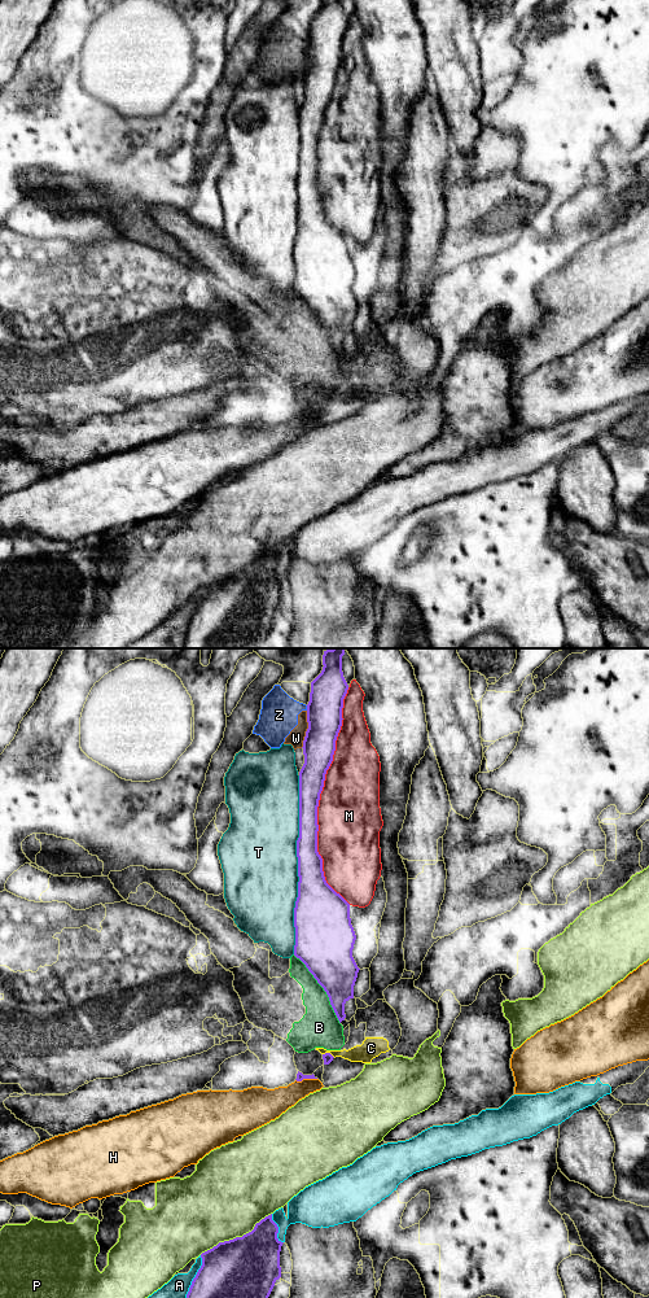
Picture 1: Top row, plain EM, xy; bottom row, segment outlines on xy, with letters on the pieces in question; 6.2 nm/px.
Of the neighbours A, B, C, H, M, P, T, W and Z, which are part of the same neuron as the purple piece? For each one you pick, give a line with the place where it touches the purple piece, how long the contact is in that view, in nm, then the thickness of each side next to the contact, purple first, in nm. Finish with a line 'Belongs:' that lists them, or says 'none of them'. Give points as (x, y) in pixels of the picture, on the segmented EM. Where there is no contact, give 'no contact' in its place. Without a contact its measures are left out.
Belongs: none of them

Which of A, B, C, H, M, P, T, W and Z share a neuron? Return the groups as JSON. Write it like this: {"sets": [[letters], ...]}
{"sets": [["A"], ["B", "C"], ["H"], ["M"], ["P"], ["T"], ["W", "Z"]]}

